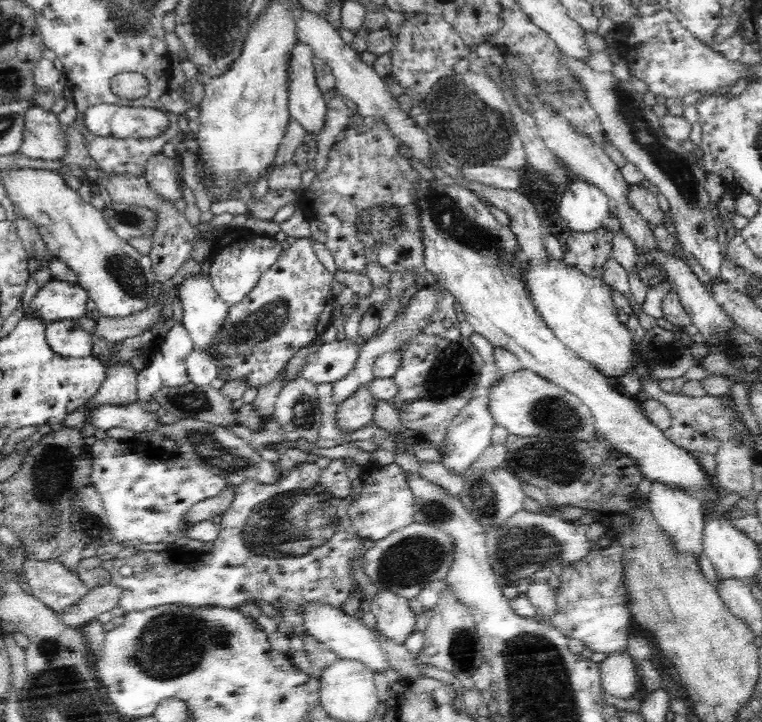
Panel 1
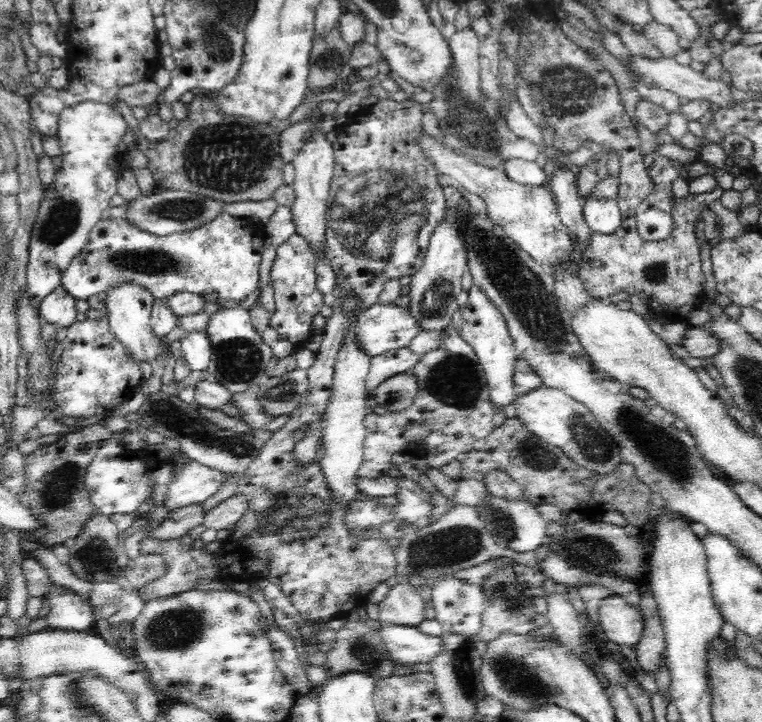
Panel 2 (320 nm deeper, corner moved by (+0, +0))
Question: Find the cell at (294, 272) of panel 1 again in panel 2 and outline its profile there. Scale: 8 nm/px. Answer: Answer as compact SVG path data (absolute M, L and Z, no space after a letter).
M294 233L277 249L276 259L270 272L274 286L276 312L271 315L272 328L292 344L308 343L316 332L313 329L313 318L320 314L325 305L323 295L318 291L317 256L304 236Z

